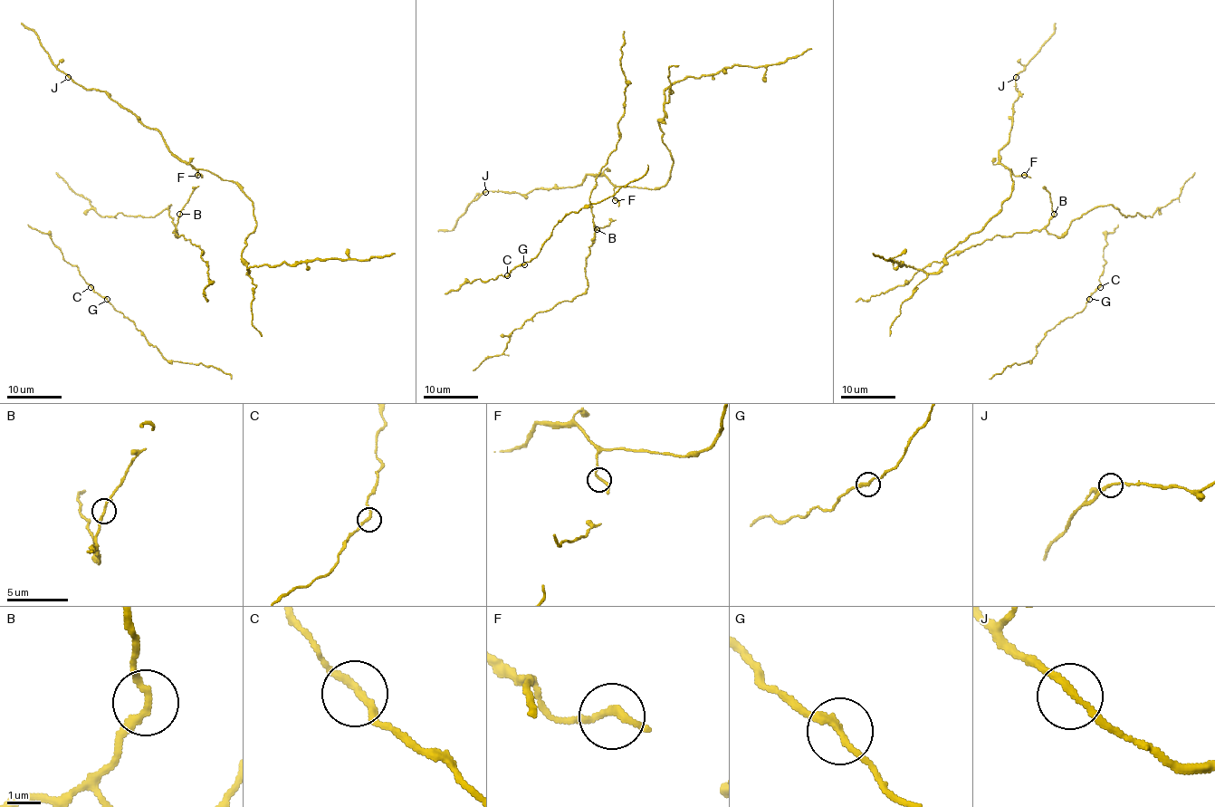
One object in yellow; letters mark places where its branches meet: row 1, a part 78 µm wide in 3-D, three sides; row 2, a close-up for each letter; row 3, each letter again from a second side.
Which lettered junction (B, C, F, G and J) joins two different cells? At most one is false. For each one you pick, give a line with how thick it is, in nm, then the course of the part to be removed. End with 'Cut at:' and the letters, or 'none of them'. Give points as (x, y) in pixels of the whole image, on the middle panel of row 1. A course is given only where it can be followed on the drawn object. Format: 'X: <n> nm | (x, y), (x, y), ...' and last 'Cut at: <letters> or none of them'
Cut at: none of them

